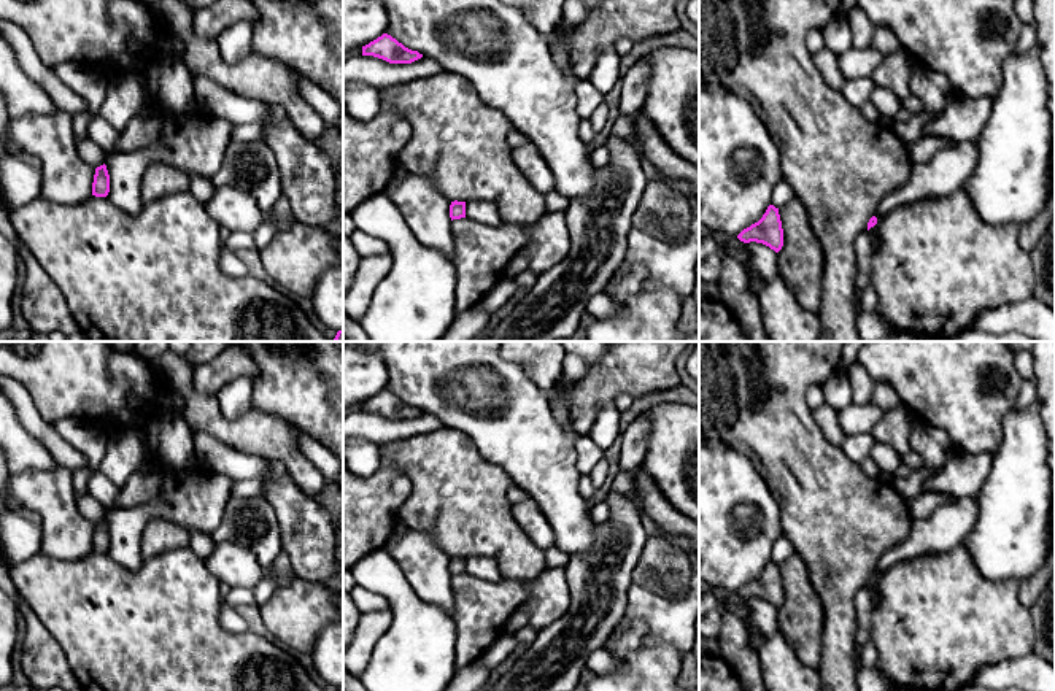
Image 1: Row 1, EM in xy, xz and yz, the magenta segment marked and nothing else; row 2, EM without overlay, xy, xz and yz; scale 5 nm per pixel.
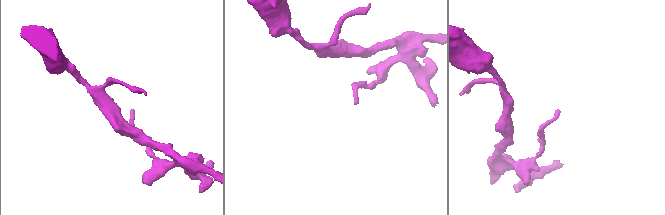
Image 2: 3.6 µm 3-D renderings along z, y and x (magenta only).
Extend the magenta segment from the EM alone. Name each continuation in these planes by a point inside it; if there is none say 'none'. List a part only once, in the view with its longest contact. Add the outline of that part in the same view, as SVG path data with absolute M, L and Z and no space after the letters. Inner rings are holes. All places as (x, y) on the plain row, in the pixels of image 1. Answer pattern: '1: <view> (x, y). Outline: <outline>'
none

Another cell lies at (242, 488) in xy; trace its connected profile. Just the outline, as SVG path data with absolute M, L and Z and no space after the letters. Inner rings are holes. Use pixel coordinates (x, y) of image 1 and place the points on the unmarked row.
M237 480L230 491L230 497L249 499L262 497L262 484L259 480Z

